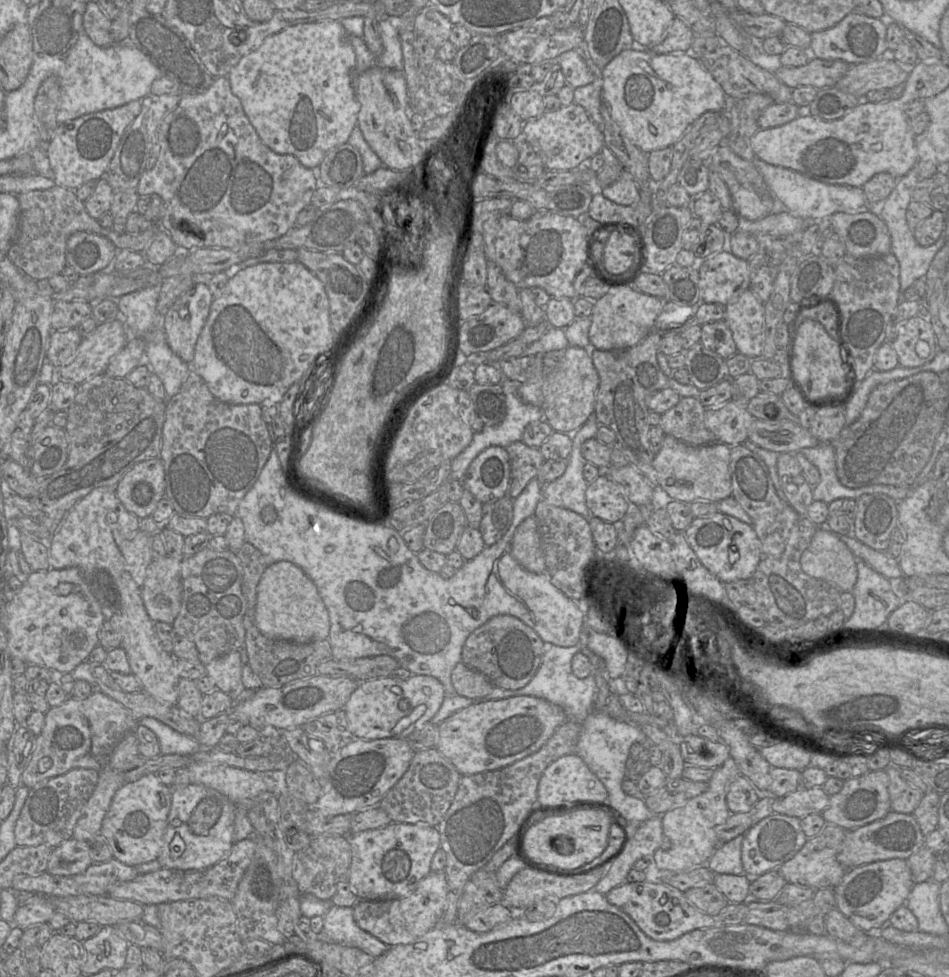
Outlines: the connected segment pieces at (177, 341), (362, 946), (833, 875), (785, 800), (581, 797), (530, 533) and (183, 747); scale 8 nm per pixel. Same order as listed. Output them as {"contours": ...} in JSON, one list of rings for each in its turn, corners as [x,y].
{"contours":[[[[193,284],[174,302],[163,318],[170,349],[190,365],[194,358],[196,342],[208,318],[213,299],[208,285]]],[[[332,905],[323,916],[324,935],[332,942],[355,947],[377,958],[389,950],[381,940],[361,929],[353,916],[353,908]]],[[[826,823],[816,836],[807,839],[804,846],[791,859],[779,866],[777,871],[787,883],[809,886],[814,889],[835,888],[847,871],[837,860],[846,833],[845,828],[837,824]]],[[[822,786],[797,789],[782,798],[775,799],[773,810],[799,819],[810,814],[821,814],[829,804],[830,796]]],[[[575,752],[564,755],[549,764],[542,772],[537,788],[537,803],[534,810],[553,809],[580,801],[602,801],[608,799],[608,792],[599,778],[589,769]]],[[[534,515],[525,518],[516,528],[511,555],[523,569],[536,574],[545,573],[545,558]]],[[[142,718],[139,720],[139,724],[155,733],[162,755],[192,755],[202,748],[197,740],[173,730],[155,718]]]]}

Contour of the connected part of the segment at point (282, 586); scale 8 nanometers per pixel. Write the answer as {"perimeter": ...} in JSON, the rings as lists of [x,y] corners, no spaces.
{"perimeter":[[[289,561],[268,565],[257,586],[255,623],[268,638],[295,643],[328,639],[330,620],[328,610],[317,587],[309,576]]]}

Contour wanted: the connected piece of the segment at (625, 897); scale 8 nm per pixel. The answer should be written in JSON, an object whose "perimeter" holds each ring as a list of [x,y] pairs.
{"perimeter":[[[642,881],[642,882],[633,882],[633,883],[629,883],[629,882],[624,882],[621,885],[613,888],[611,891],[609,891],[606,895],[605,895],[607,901],[620,908],[622,911],[624,911],[627,915],[629,915],[631,917],[631,919],[638,925],[638,927],[651,939],[656,940],[656,941],[671,941],[671,940],[675,940],[679,937],[681,937],[682,935],[691,932],[693,930],[696,929],[703,929],[703,928],[710,928],[710,927],[717,927],[717,926],[727,926],[727,925],[716,925],[715,919],[714,917],[705,914],[703,912],[701,912],[700,910],[698,910],[697,908],[695,908],[686,898],[685,893],[682,892],[681,890],[672,887],[672,886],[667,886],[666,884],[663,883],[651,883],[651,882],[647,882],[647,881]]]}

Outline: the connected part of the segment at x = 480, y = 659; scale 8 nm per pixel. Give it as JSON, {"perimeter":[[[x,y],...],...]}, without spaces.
{"perimeter":[[[507,614],[490,618],[466,639],[461,662],[483,674],[494,687],[517,690],[529,683],[542,660],[544,641],[520,619]]]}

